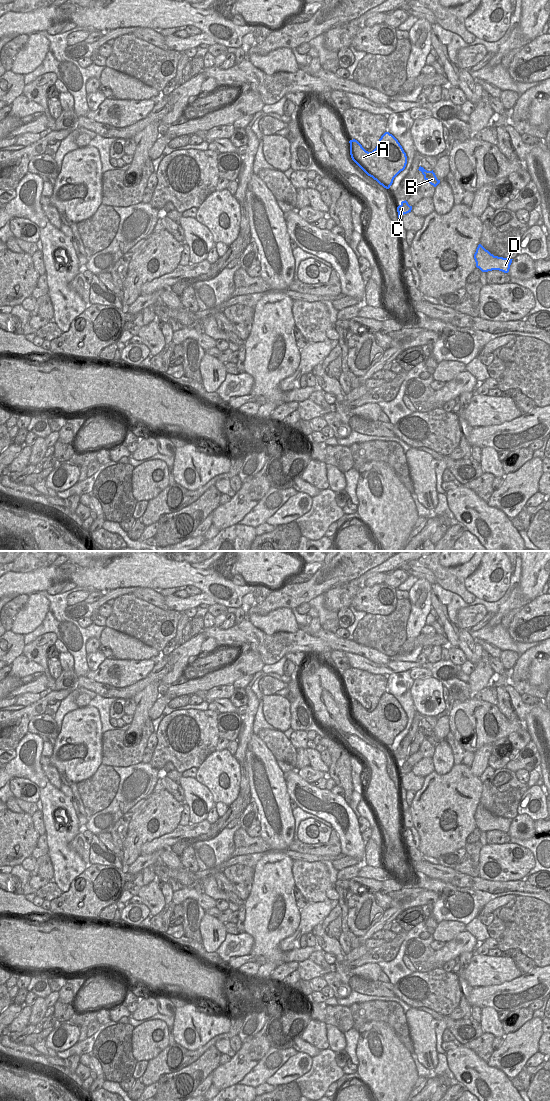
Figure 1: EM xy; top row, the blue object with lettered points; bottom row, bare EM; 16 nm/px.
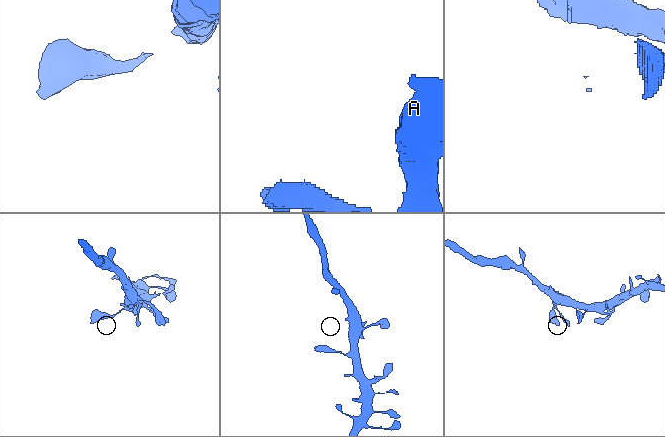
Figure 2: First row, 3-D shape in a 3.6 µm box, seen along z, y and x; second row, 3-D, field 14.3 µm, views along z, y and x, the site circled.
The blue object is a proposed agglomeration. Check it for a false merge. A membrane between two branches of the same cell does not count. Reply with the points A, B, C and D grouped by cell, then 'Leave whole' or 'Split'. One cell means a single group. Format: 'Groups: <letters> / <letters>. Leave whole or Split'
Groups: A B C D. Leave whole

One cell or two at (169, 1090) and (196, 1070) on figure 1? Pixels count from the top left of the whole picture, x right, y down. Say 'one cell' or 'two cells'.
one cell

